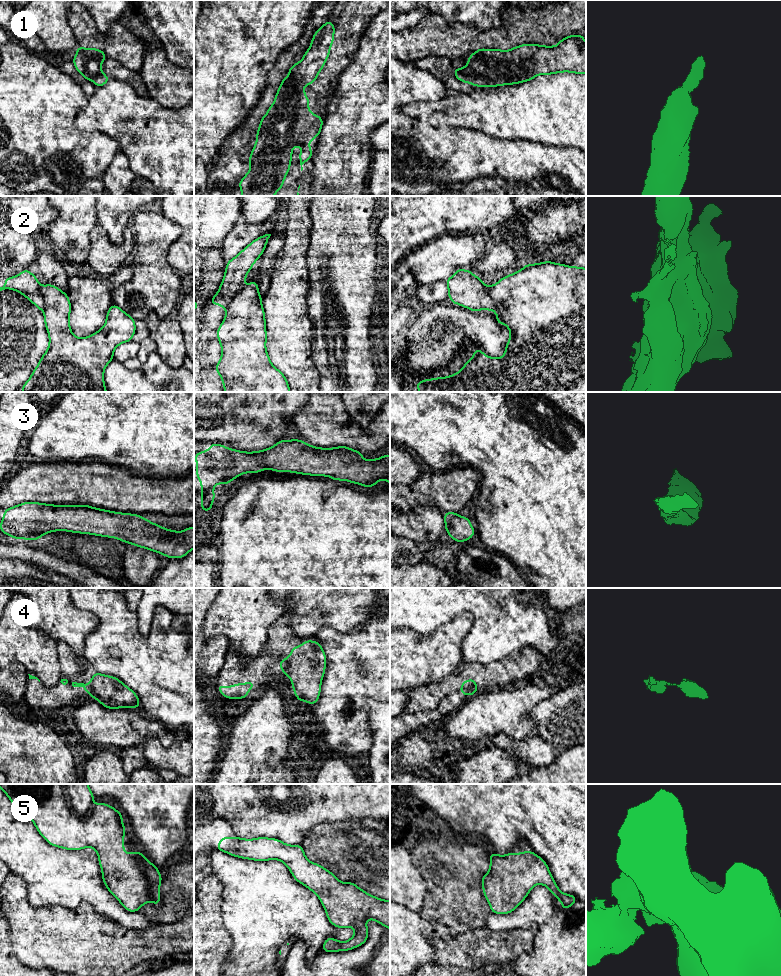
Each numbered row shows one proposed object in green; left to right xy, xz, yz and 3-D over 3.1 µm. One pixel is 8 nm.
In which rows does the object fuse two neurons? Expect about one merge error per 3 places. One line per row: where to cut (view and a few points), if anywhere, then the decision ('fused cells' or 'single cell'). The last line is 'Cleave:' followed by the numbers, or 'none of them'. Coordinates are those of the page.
1: no cut | single cell
2: yz (488, 287), (488, 293), (496, 300), (502, 302), (496, 308) | fused cells
3: no cut | single cell
4: xz (287, 658), (284, 673) | fused cells
5: no cut | single cell
Cleave: 2, 4

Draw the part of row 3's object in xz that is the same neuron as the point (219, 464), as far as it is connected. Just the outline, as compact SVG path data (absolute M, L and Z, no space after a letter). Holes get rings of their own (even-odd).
M300 439L280 440L273 447L262 451L244 452L226 448L222 444L211 443L207 451L200 451L196 458L196 476L201 483L201 509L210 512L215 499L213 488L217 484L228 485L234 478L244 473L259 473L264 469L276 472L293 472L312 476L327 476L334 481L344 480L362 485L366 488L375 487L379 480L390 484L390 455L378 459L364 460L363 453L346 446L335 448L319 448L309 445Z

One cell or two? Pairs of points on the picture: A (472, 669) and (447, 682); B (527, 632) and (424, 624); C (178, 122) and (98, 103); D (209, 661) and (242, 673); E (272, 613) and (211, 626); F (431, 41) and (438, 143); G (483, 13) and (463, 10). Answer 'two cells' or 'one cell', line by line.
A: one cell
B: one cell
C: one cell
D: two cells
E: one cell
F: two cells
G: one cell

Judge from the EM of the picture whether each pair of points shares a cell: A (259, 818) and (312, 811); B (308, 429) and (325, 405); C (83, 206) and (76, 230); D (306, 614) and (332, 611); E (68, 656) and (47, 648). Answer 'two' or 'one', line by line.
A: one
B: one
C: one
D: one
E: two

